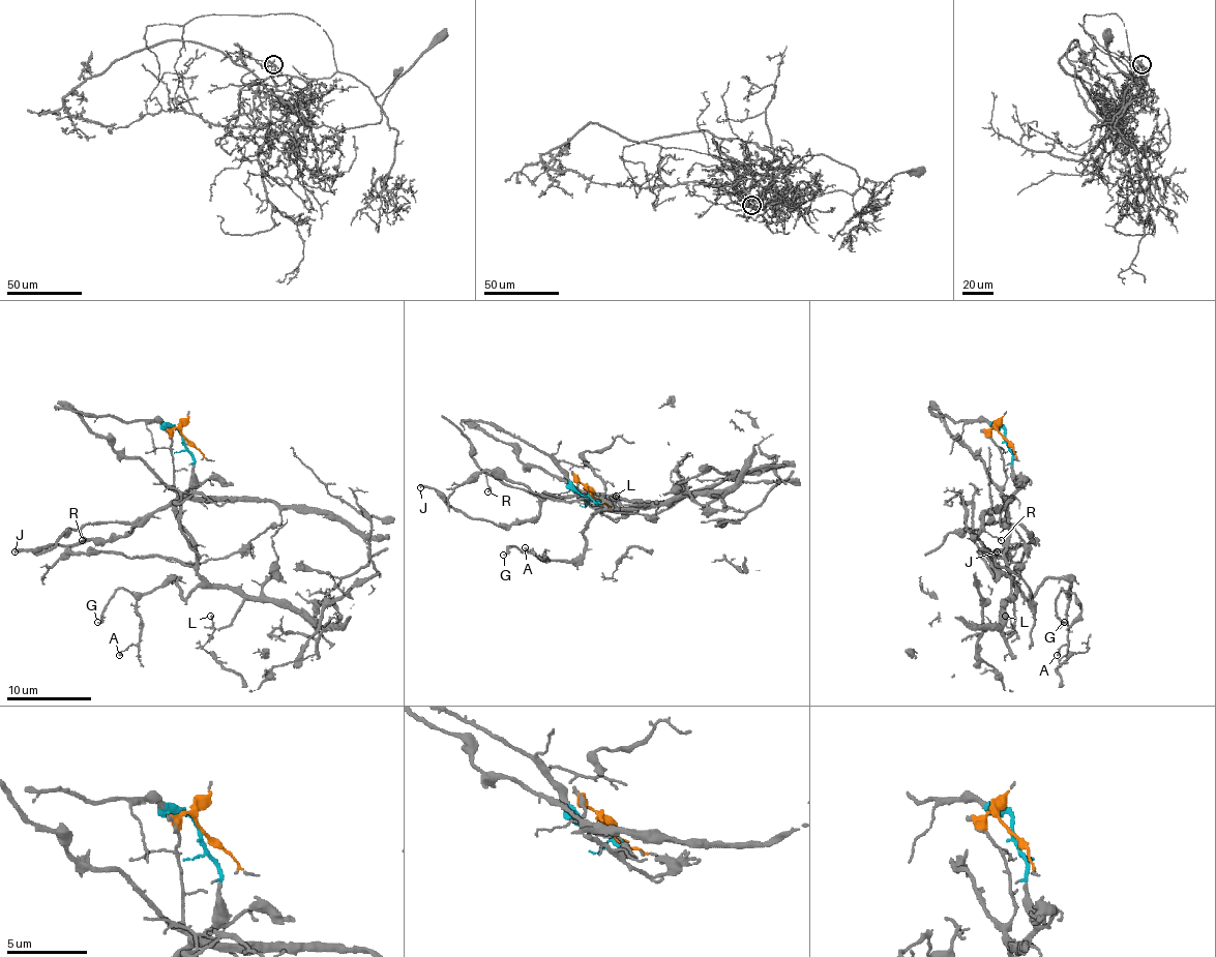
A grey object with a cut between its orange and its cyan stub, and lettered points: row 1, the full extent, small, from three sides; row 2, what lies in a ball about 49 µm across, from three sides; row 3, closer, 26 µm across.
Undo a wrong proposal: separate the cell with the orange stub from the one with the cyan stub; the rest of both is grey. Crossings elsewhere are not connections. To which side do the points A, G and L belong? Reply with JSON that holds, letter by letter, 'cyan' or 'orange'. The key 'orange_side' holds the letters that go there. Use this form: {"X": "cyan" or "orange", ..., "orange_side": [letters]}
{"A": "cyan", "G": "cyan", "L": "cyan", "orange_side": []}

